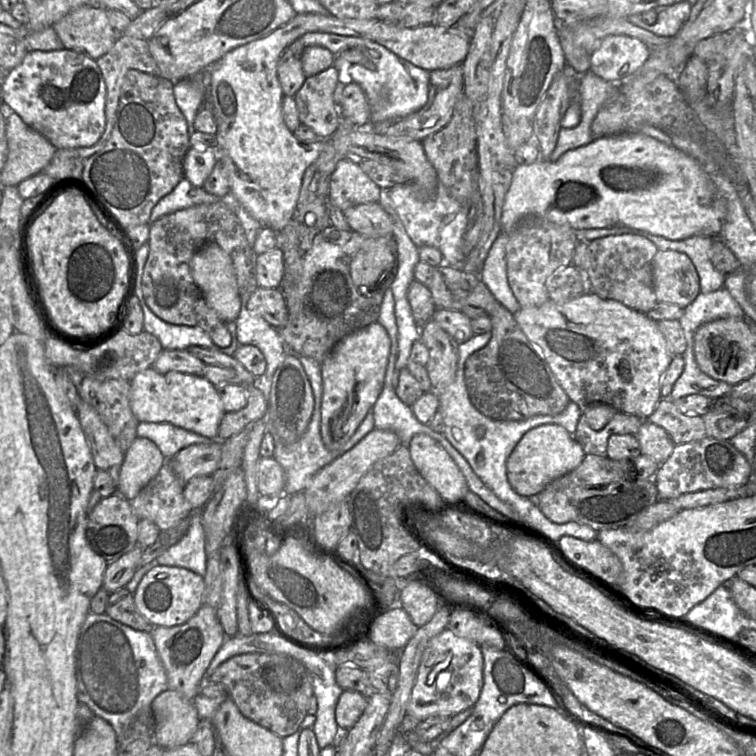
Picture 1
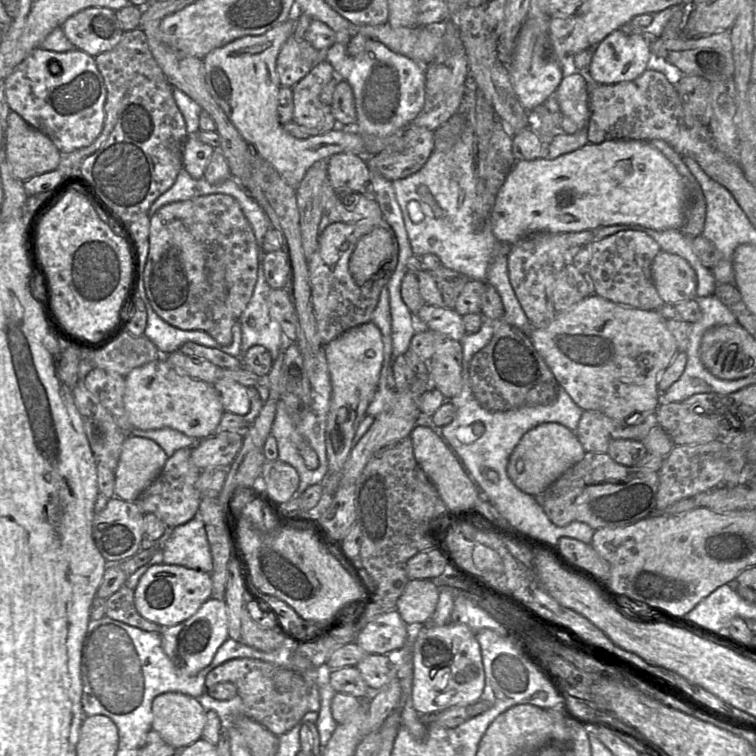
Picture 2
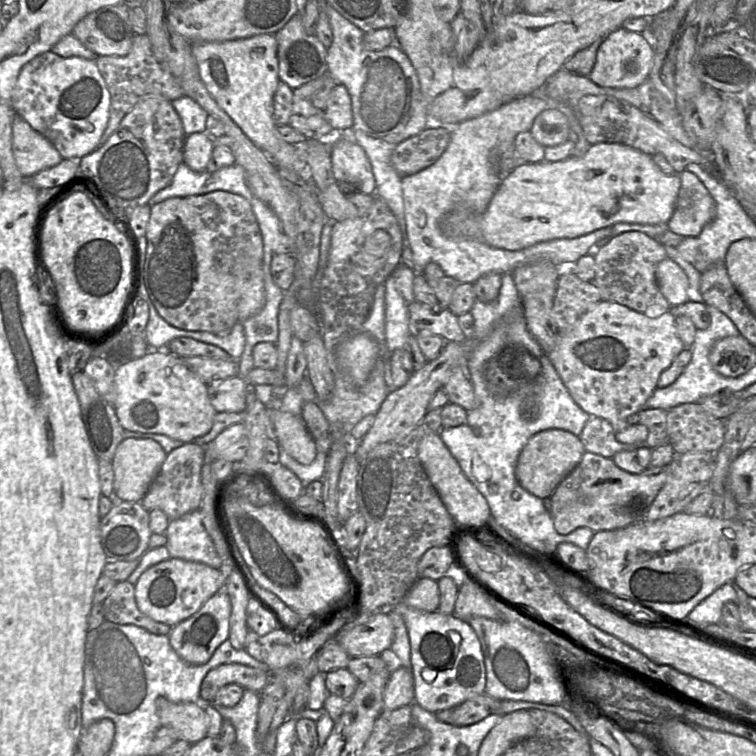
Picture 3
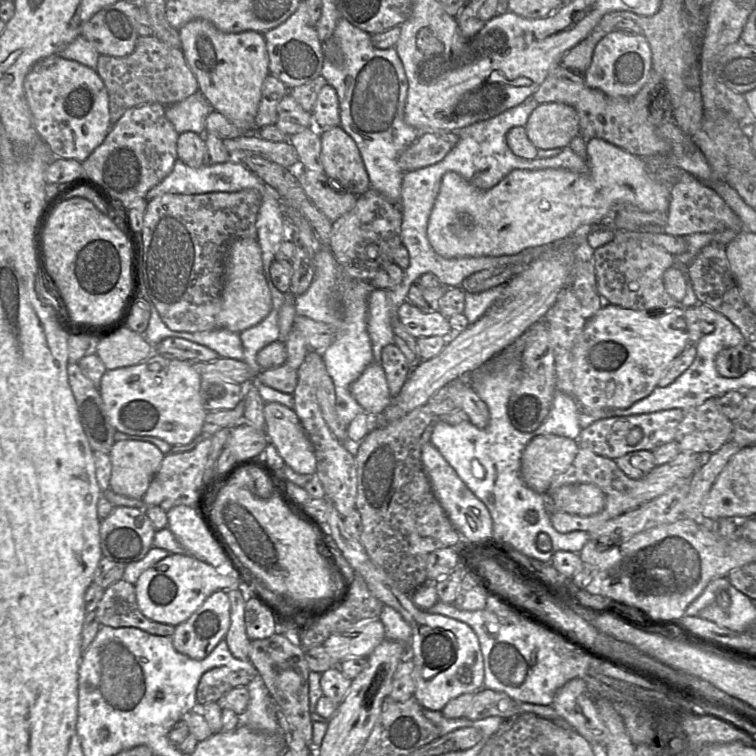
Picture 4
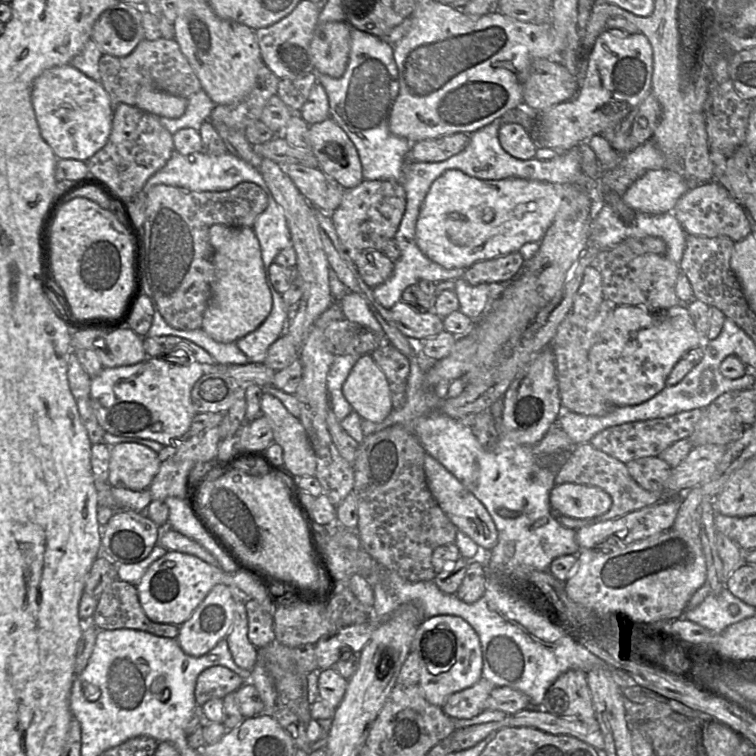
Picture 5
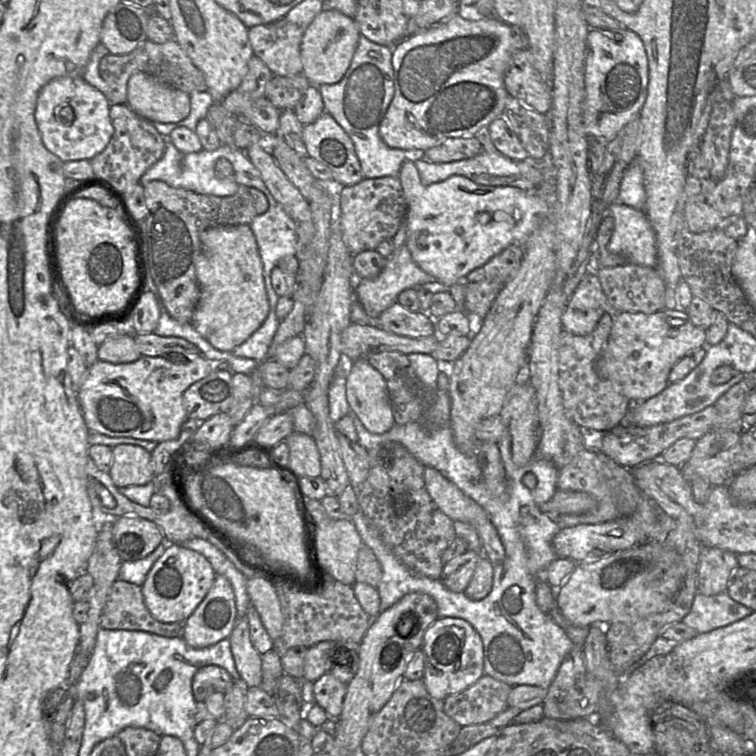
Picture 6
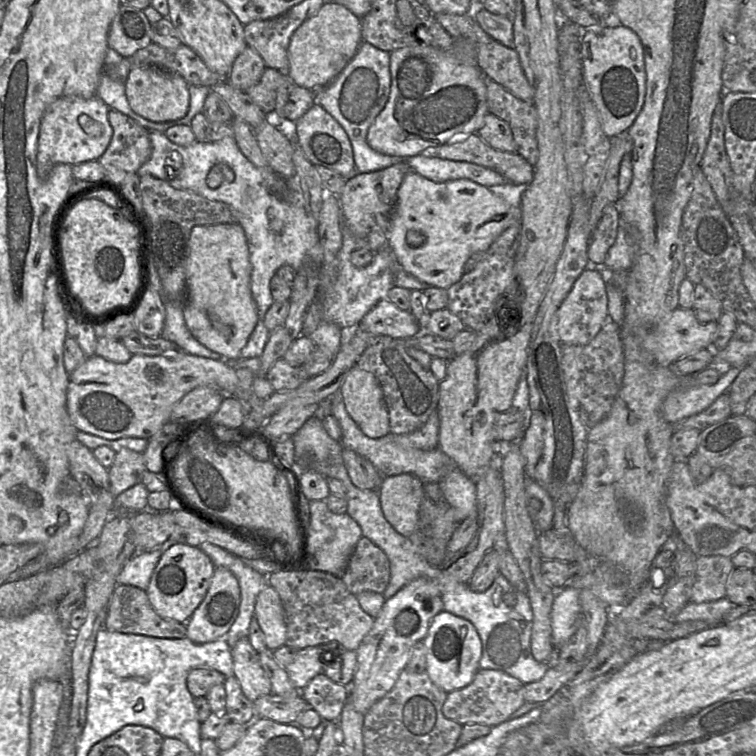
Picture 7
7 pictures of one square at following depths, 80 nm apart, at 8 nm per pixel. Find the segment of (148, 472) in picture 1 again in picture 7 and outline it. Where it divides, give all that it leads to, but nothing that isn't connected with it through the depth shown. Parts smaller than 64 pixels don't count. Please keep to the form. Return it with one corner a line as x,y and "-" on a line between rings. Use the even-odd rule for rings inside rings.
123,448
116,452
114,461
108,469
110,490
114,497
140,483
146,465
143,453

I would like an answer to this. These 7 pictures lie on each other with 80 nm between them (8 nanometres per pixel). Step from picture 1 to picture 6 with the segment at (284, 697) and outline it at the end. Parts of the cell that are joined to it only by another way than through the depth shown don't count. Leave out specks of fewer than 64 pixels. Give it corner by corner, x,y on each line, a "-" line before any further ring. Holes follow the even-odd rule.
207,665
194,674
192,693
196,701
204,701
212,693
225,694
233,683
233,678
225,669
216,665

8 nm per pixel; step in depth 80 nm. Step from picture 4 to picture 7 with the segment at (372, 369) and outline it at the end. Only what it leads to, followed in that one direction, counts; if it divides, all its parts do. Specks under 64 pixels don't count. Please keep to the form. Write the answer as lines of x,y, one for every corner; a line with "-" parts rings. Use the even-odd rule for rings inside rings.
354,366
344,379
340,393
348,414
367,437
377,439
390,433
383,391
372,373

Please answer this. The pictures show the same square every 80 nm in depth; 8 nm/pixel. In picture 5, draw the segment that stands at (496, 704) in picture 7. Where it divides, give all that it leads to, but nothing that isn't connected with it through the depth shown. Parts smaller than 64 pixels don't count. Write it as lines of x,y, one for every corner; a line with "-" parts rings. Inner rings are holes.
481,678
473,686
453,693
445,700
443,712
456,719
471,719
484,711
484,704
495,686

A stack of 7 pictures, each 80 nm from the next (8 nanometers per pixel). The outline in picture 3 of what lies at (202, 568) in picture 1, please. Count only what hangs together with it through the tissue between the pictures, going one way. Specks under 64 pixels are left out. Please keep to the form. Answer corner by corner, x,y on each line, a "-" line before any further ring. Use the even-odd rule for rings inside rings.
199,510
170,520
165,534
165,547
171,558
201,562
216,569
221,567
221,558
202,523

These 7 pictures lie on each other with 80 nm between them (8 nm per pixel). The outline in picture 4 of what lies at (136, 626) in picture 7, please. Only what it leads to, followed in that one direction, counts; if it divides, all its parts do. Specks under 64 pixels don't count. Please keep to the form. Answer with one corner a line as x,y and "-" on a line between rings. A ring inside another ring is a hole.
119,580
105,589
96,607
101,625
114,628
136,627
150,634
172,636
175,626
152,621
139,610
133,584

